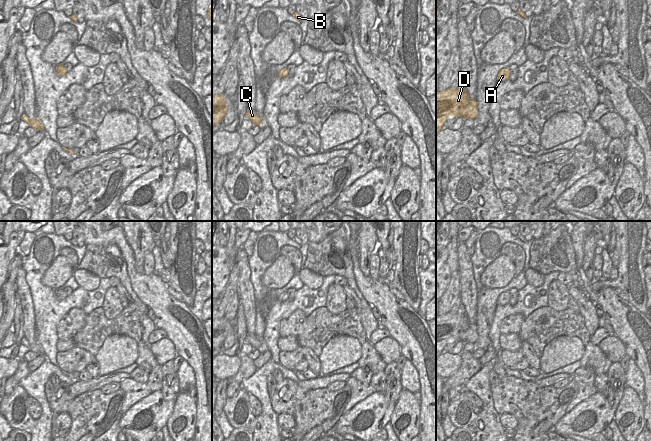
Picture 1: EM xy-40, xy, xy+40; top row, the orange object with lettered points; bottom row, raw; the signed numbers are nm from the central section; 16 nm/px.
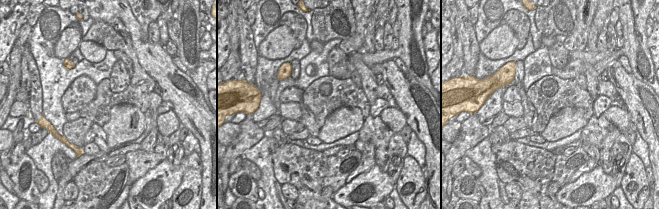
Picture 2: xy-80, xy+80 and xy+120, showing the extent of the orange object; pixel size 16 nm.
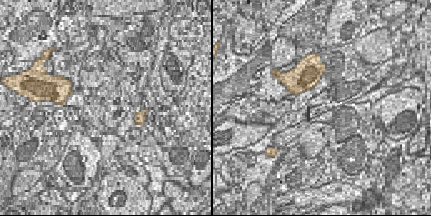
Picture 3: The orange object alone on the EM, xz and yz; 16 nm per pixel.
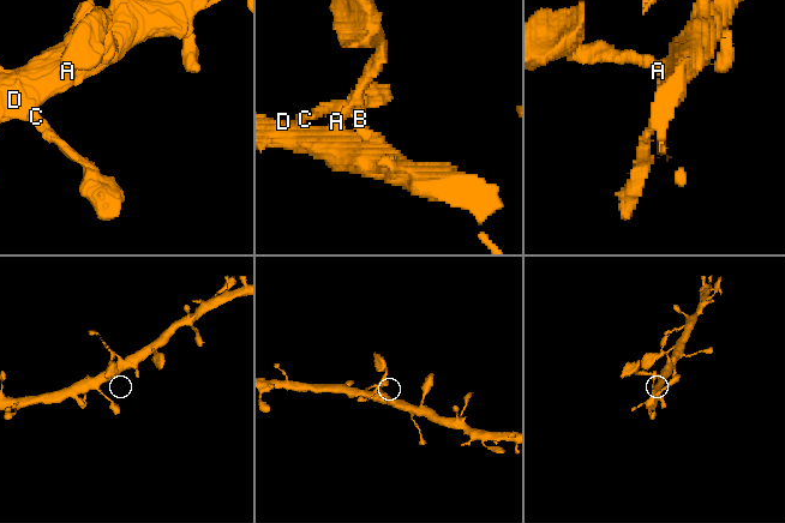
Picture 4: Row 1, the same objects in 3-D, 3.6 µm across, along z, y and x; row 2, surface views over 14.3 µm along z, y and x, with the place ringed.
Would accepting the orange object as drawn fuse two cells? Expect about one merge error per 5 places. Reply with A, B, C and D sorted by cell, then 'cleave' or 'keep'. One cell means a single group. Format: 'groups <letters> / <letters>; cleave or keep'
groups A B C D; keep

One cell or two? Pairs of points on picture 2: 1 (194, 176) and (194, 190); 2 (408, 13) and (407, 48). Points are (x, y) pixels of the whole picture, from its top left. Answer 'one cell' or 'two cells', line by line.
1: one cell
2: one cell

